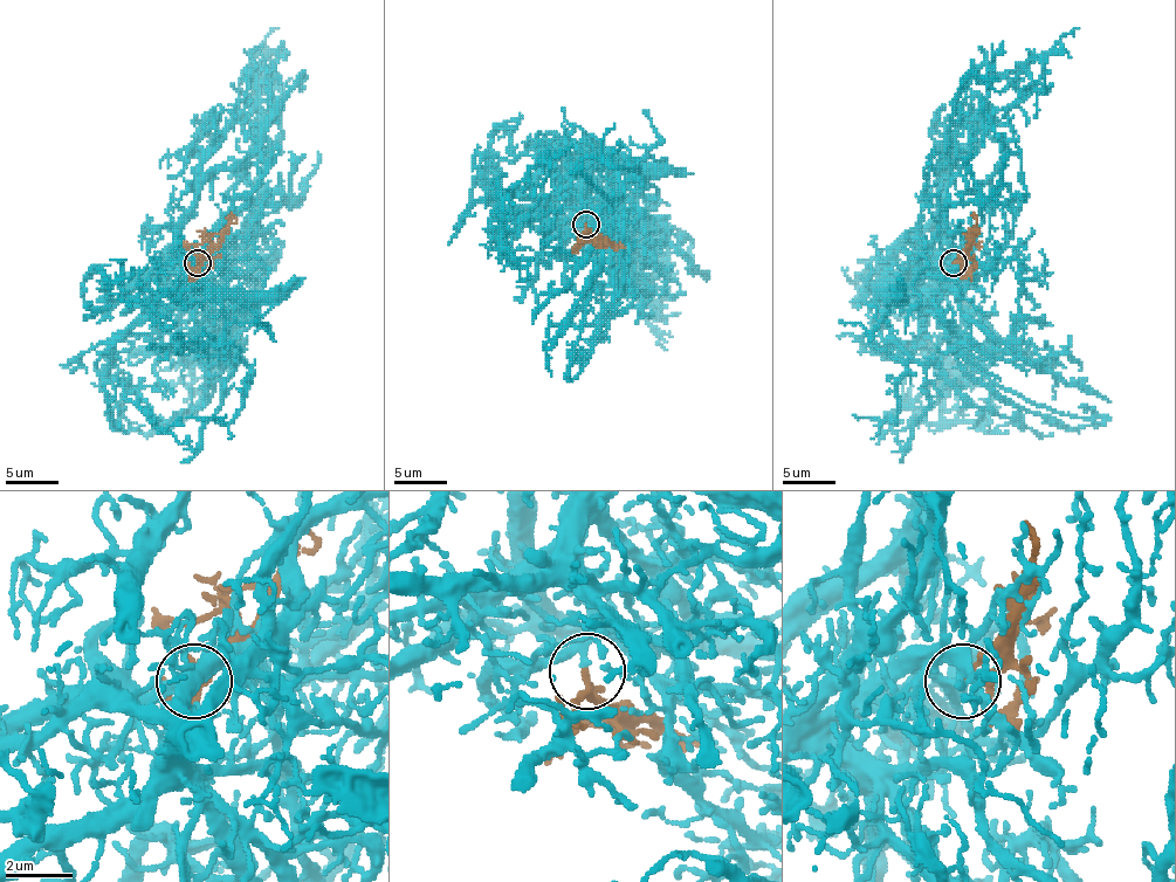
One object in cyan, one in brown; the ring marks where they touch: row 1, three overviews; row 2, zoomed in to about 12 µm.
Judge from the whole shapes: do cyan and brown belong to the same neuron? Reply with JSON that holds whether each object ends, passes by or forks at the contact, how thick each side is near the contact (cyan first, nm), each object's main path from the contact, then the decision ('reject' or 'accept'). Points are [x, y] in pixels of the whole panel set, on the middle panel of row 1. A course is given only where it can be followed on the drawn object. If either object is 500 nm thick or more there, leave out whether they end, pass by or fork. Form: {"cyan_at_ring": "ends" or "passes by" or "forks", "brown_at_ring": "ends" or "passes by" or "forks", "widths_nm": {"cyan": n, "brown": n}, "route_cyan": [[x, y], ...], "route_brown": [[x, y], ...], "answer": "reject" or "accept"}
{"cyan_at_ring": "passes by", "brown_at_ring": "passes by", "widths_nm": {"cyan": 220, "brown": 200}, "route_cyan": [[585, 224], [591, 213], [630, 215], [669, 232], [630, 266], [640, 284], [646, 257], [633, 289], [667, 350]], "route_brown": [[585, 224], [596, 236], [609, 245], [619, 245]], "answer": "accept"}

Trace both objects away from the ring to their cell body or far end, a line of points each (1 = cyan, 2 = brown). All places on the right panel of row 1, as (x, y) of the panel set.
1: (953, 262), (942, 257), (944, 209), (976, 191), (1013, 136), (1008, 115), (987, 100), (989, 83), (1079, 28)
2: (953, 262), (965, 254), (974, 236), (974, 212)

